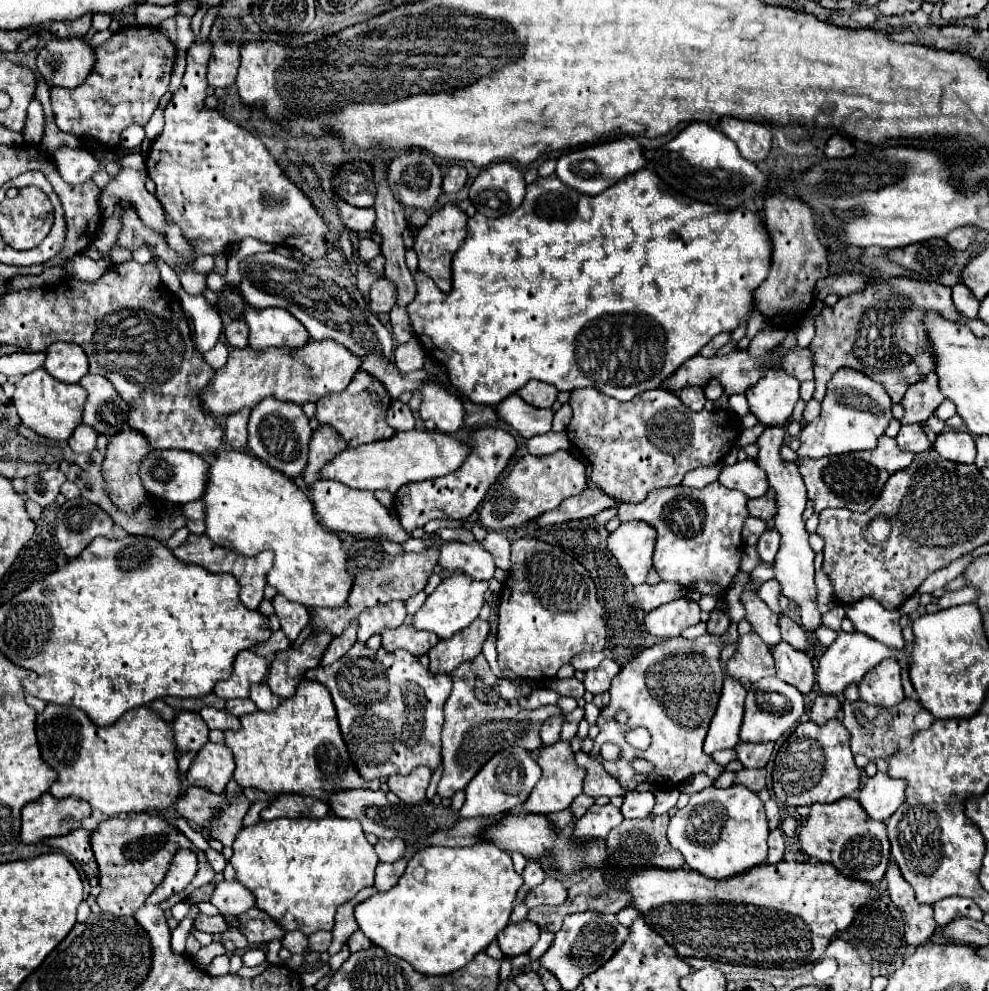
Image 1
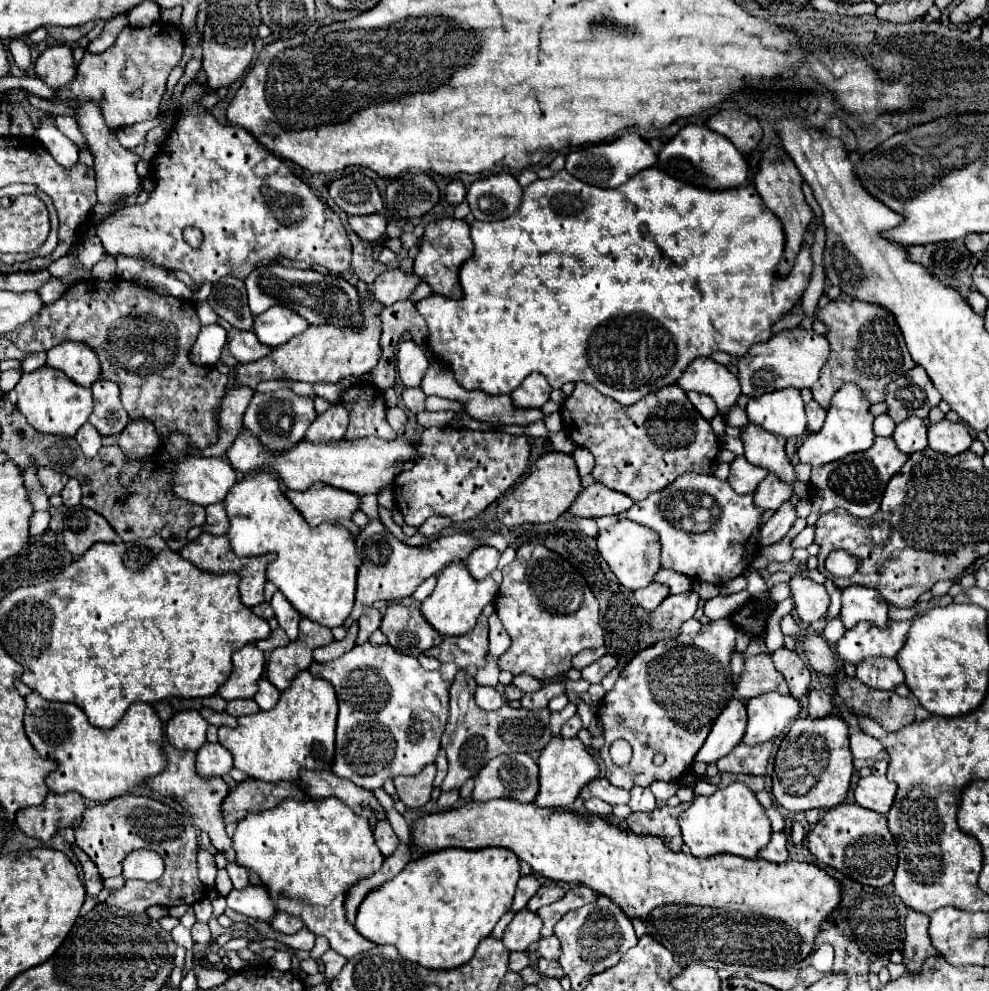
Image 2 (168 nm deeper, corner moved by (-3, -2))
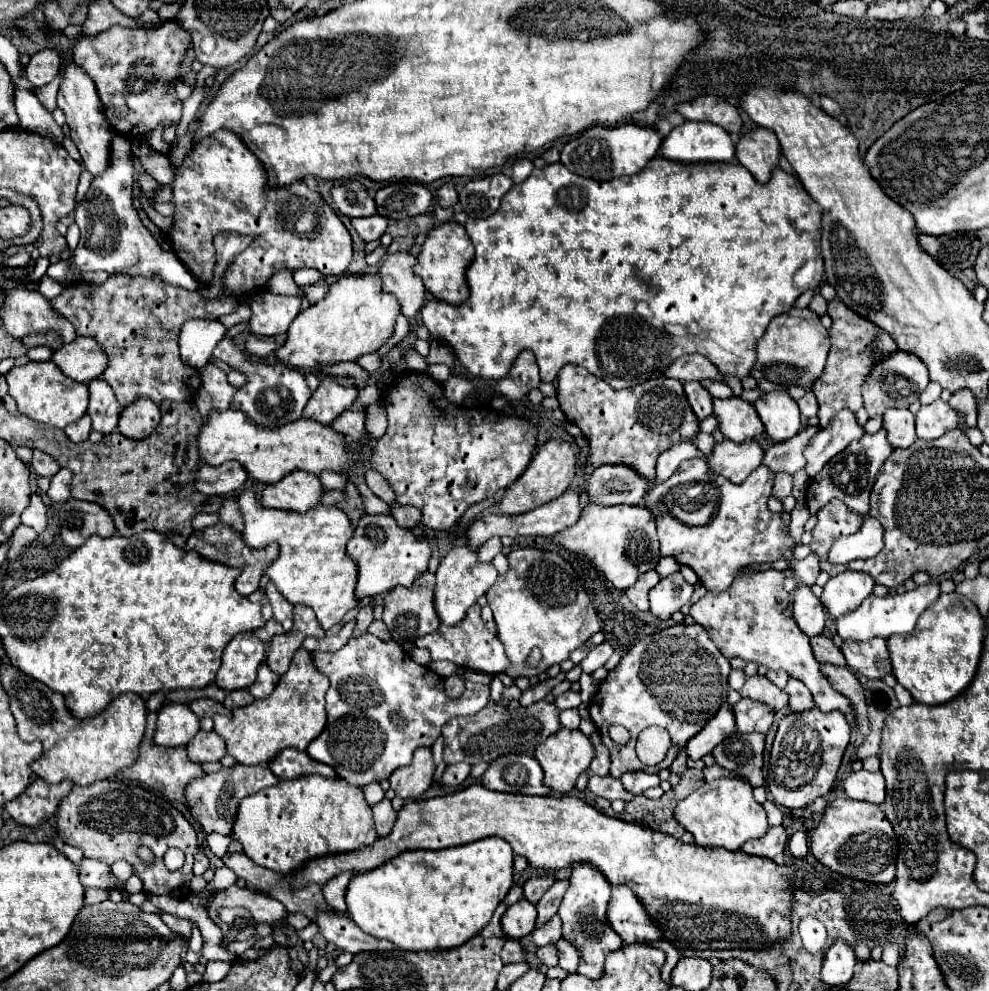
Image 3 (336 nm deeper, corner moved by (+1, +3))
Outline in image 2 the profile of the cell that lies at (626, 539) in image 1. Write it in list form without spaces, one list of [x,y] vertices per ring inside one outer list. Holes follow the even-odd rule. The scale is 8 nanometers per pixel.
[[[621,520],[619,524],[599,532],[599,538],[597,538],[597,546],[599,546],[599,552],[603,556],[603,560],[609,564],[609,568],[613,570],[613,574],[619,578],[619,582],[627,588],[627,590],[637,590],[637,588],[645,588],[647,584],[653,582],[653,576],[655,572],[661,568],[659,564],[659,536],[637,524],[637,522],[631,522],[631,520]]]

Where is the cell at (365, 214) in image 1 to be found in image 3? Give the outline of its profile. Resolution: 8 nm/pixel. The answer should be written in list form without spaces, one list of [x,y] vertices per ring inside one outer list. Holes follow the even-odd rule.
[[[371,215],[371,217],[359,217],[359,219],[353,219],[351,221],[357,235],[363,239],[363,241],[375,241],[379,239],[385,229],[387,229],[387,219],[385,217],[379,217],[379,215]]]

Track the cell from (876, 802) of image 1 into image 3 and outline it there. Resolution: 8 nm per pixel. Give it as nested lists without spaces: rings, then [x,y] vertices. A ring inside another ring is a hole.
[[[861,769],[859,773],[851,773],[845,779],[843,785],[847,797],[851,799],[859,799],[859,801],[869,801],[869,803],[883,803],[885,799],[885,779],[881,775],[881,771],[869,773],[865,769]]]

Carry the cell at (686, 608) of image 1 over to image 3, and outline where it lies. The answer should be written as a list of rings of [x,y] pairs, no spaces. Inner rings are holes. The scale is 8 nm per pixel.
[[[671,573],[663,577],[649,593],[651,613],[659,619],[669,619],[675,611],[679,611],[685,603],[689,603],[693,595],[693,587],[683,579],[683,575]]]

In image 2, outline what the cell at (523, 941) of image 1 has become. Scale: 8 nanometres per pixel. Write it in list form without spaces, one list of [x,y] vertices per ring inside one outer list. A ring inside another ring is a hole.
[[[527,908],[515,914],[513,922],[505,928],[503,944],[509,952],[525,952],[529,944],[537,942],[541,938],[541,918]]]

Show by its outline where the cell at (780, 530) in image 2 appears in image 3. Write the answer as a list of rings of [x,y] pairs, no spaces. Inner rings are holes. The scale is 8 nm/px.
[[[777,473],[775,475],[775,485],[773,485],[773,495],[777,495],[779,499],[791,495],[791,487],[793,487],[793,481],[791,481],[791,475],[789,473]]]

